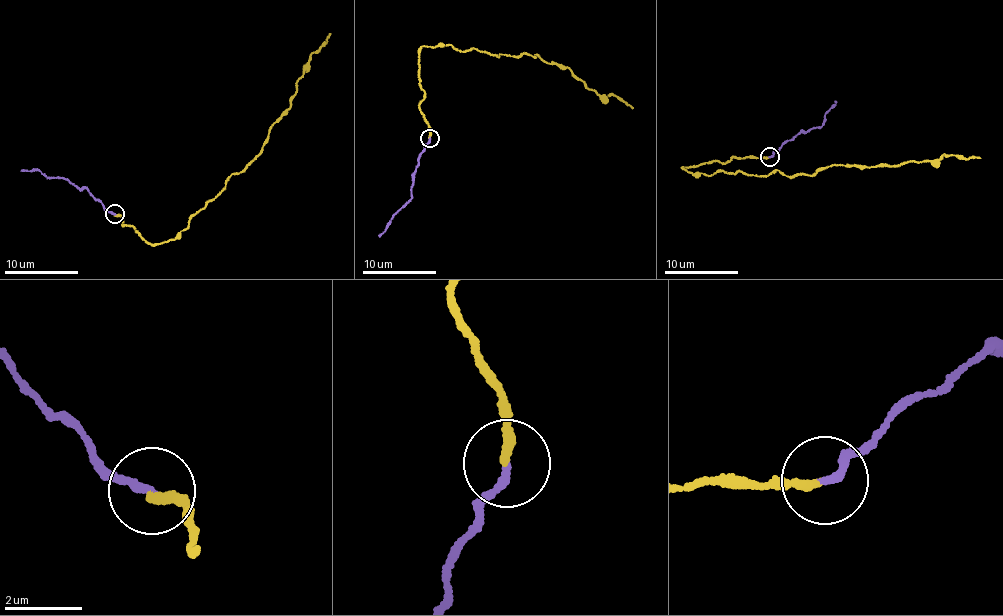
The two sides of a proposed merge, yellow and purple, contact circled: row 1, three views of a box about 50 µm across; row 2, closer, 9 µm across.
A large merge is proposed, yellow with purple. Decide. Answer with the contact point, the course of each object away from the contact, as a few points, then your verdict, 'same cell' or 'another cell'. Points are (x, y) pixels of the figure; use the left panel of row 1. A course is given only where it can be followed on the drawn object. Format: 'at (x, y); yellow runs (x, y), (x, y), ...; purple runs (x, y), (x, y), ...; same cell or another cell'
at (115, 214); yellow runs (114, 214), (152, 245), (180, 237), (231, 174), (257, 159), (312, 52), (330, 34); purple runs (114, 214), (86, 188), (79, 189), (70, 180), (48, 177), (40, 171), (21, 169); same cell

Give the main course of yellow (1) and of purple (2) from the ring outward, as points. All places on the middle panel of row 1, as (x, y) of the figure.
1: (429, 139), (419, 111), (419, 55), (422, 47), (442, 44), (537, 55), (633, 109)
2: (429, 139), (425, 151), (419, 154), (412, 197), (378, 236)

